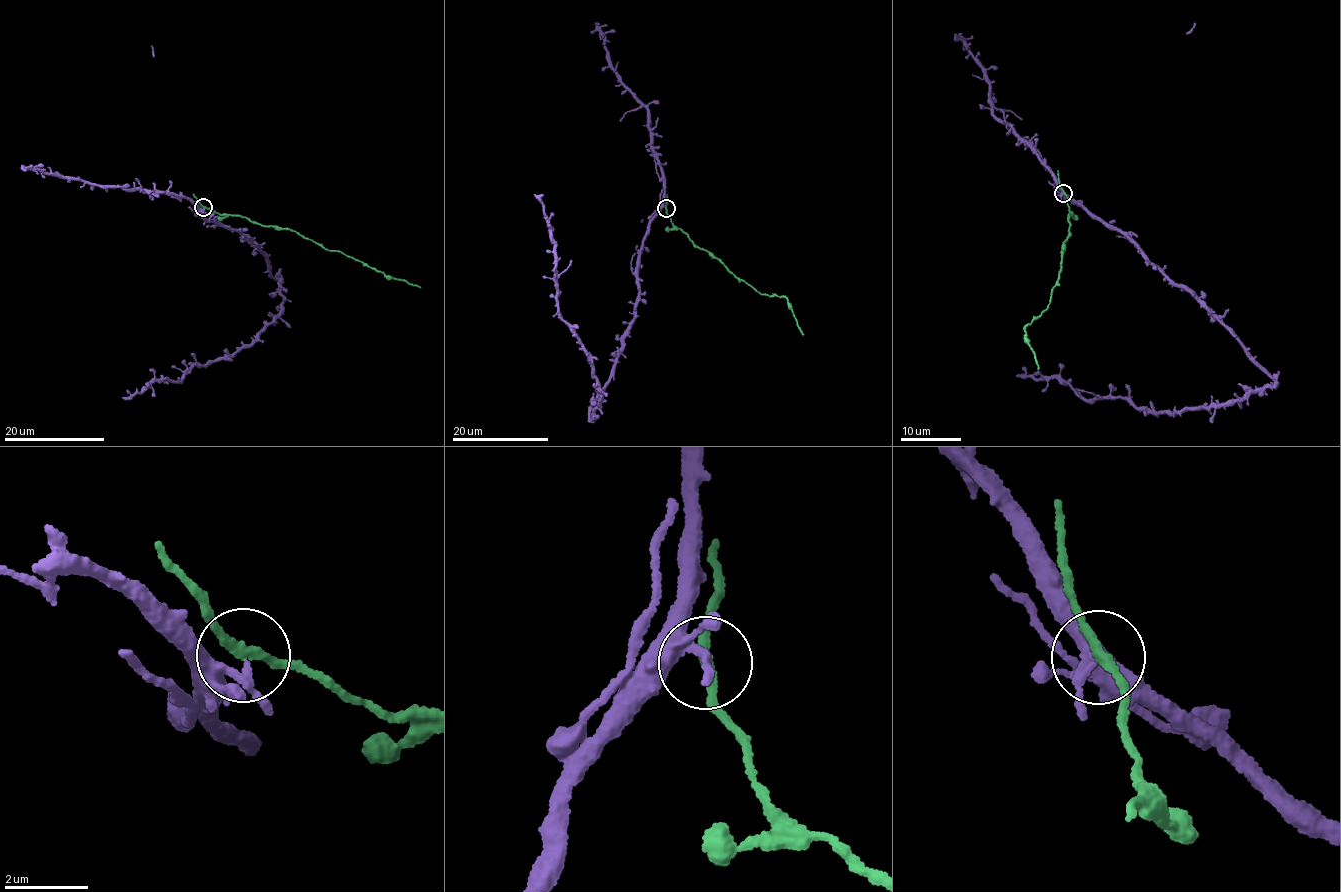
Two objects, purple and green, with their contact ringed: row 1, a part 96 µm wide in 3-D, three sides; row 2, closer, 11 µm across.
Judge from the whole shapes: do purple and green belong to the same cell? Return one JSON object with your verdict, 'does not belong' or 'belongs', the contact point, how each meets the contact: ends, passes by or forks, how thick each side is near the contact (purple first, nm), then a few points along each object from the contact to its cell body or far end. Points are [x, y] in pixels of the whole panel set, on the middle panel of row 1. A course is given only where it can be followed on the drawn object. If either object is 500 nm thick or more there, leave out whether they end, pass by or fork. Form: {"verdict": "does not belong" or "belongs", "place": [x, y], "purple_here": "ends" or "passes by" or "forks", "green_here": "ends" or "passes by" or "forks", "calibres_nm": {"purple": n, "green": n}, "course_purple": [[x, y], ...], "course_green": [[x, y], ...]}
{"verdict": "does not belong", "place": [666, 208], "purple_here": "passes by", "green_here": "passes by", "calibres_nm": {"purple": 170, "green": 240}, "course_purple": [[665, 208], [643, 241], [636, 313], [591, 418], [600, 383], [591, 357], [559, 313], [550, 223], [534, 194]], "course_green": [[666, 208], [675, 227], [688, 234], [696, 246], [721, 260], [732, 274], [759, 293], [787, 298], [803, 334]]}

